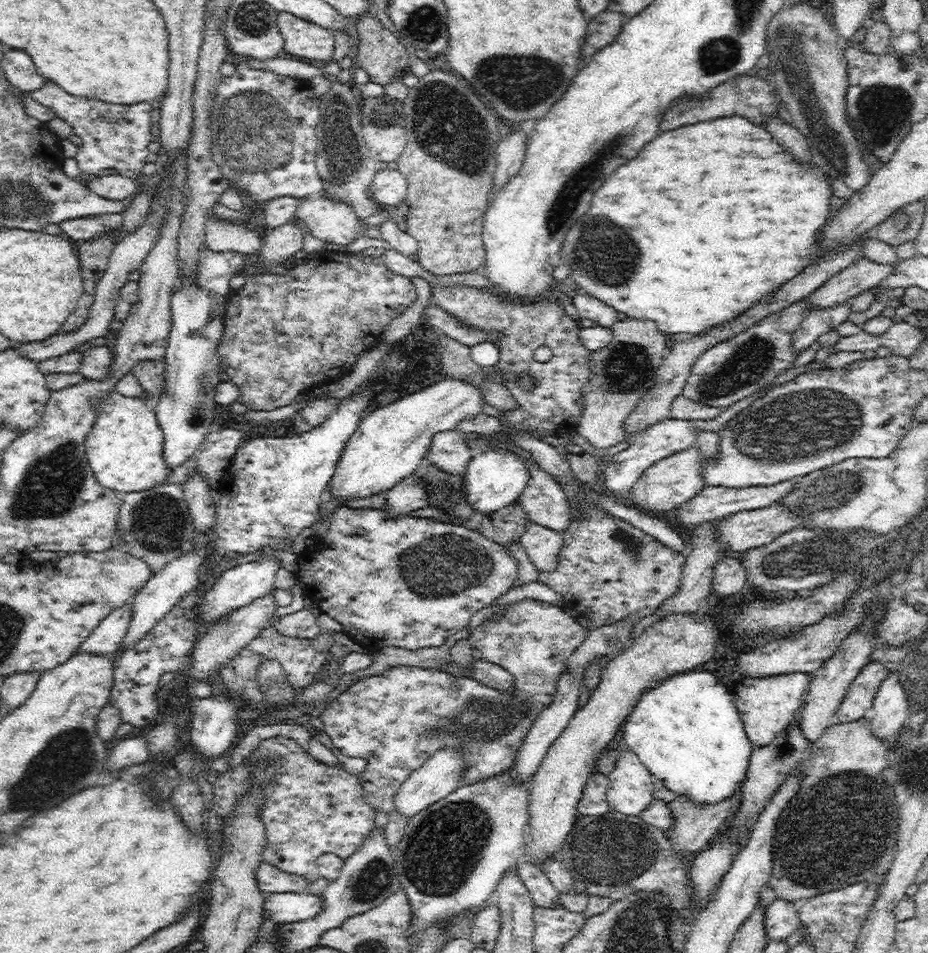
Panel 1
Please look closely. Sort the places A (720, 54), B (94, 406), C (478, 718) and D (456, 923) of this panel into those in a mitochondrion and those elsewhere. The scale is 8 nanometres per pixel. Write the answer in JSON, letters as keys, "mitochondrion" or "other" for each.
{"A":"mitochondrion","B":"other","C":"mitochondrion","D":"mitochondrion"}

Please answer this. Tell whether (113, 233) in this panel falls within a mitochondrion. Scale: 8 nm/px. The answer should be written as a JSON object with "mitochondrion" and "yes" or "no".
{"mitochondrion":"no"}

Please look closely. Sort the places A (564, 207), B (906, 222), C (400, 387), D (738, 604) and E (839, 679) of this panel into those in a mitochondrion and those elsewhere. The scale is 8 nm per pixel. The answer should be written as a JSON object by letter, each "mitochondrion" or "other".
{"A":"mitochondrion","B":"mitochondrion","C":"other","D":"other","E":"other"}

